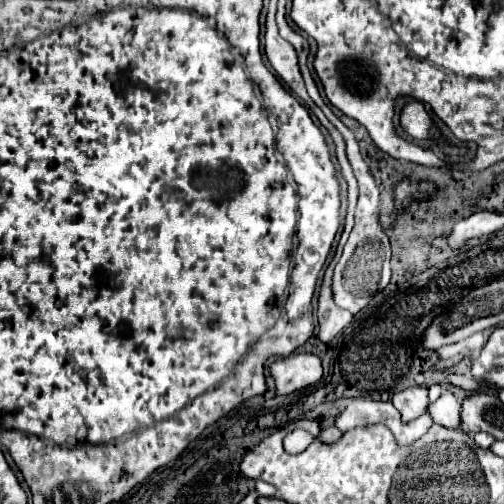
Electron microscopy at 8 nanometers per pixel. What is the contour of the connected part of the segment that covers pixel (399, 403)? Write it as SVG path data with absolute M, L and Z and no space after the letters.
M412 386L402 392L396 392L392 398L392 404L400 410L402 420L414 420L420 414L424 414L428 406L428 388L424 386Z

